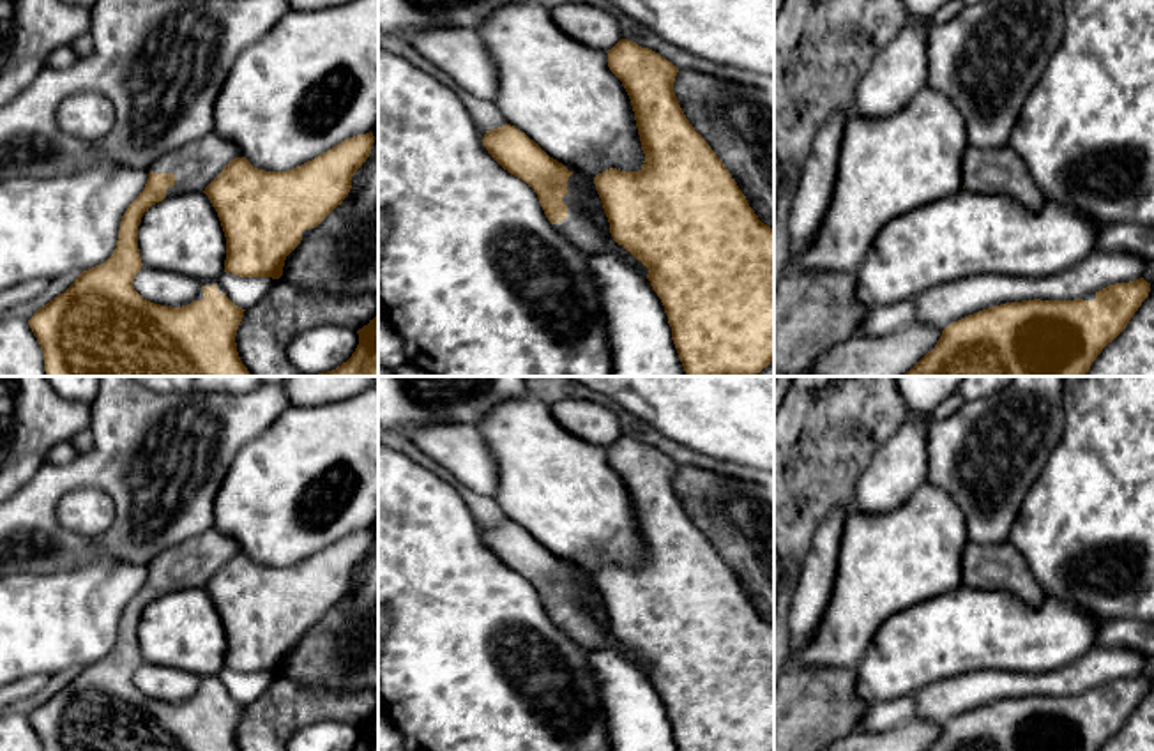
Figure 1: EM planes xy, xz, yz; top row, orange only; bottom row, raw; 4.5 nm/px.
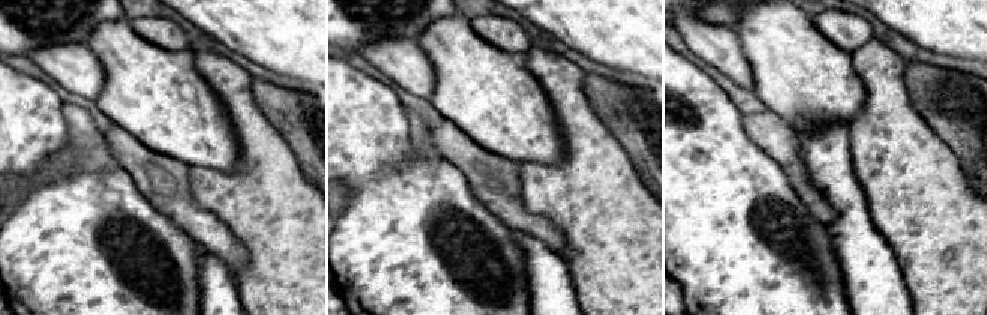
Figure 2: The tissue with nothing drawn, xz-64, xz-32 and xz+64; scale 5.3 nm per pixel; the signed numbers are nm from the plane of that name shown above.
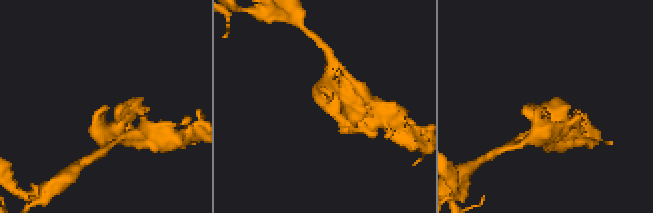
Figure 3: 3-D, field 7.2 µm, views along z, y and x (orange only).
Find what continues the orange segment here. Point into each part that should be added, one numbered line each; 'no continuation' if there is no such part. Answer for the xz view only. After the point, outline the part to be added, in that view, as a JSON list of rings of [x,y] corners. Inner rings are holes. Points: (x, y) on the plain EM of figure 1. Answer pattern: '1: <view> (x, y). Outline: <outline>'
1: xz (582, 592). Outline: [[[571,571],[567,576],[567,590],[562,597],[567,601],[567,613],[553,620],[560,631],[587,650],[611,647],[647,673],[649,664],[617,638],[610,641],[594,618],[592,606],[603,603],[594,576],[583,571]]]

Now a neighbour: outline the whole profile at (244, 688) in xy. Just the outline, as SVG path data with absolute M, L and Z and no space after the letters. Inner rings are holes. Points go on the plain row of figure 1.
M223 668L217 677L226 693L242 705L254 702L276 679L272 673L240 673L232 668Z

